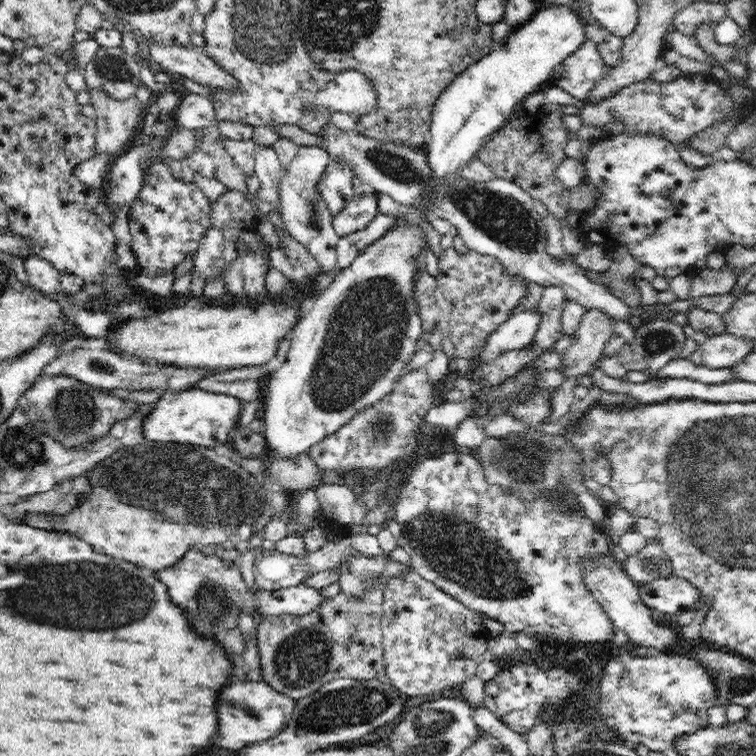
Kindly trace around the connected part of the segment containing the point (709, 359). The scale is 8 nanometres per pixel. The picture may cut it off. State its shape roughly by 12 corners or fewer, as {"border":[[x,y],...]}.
{"border":[[726,332],[707,337],[701,364],[732,368],[752,350],[752,339]]}

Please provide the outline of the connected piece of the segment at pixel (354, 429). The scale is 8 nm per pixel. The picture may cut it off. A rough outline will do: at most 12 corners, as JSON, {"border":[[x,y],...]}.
{"border":[[424,369],[307,454],[328,474],[412,458],[436,406]]}

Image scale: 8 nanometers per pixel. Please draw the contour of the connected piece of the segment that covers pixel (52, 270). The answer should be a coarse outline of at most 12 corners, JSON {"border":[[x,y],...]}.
{"border":[[24,258],[29,286],[47,295],[56,292],[62,272],[49,260]]}

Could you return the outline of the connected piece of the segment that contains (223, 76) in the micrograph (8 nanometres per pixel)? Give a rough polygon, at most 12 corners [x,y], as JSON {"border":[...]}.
{"border":[[150,38],[152,62],[212,89],[241,88],[230,71],[199,47]]}

